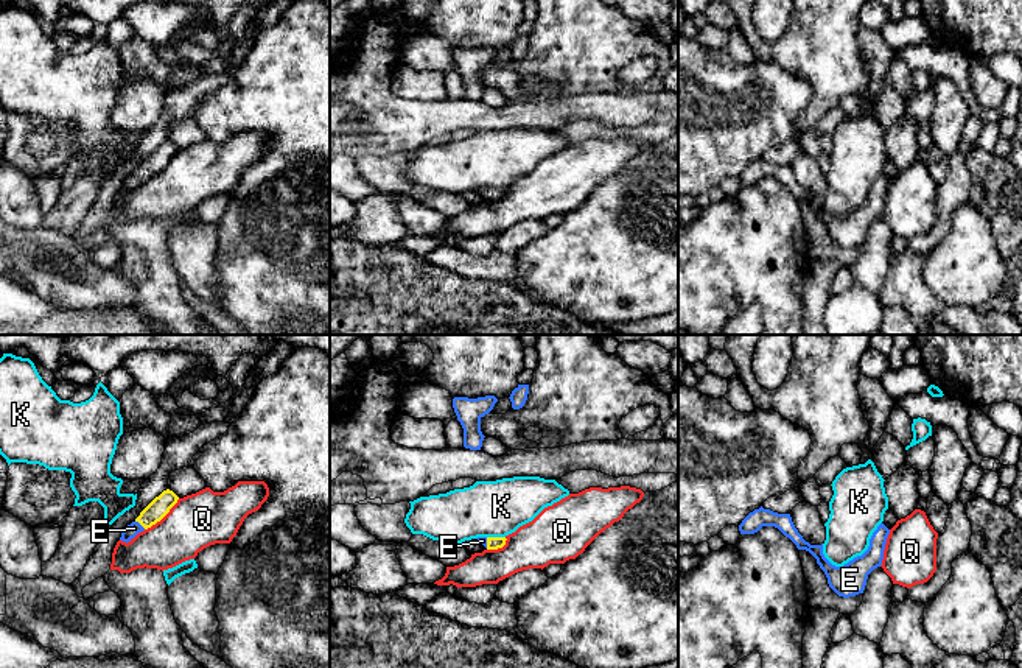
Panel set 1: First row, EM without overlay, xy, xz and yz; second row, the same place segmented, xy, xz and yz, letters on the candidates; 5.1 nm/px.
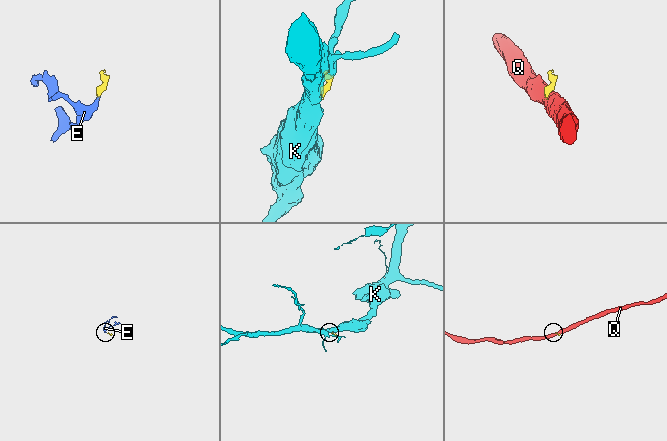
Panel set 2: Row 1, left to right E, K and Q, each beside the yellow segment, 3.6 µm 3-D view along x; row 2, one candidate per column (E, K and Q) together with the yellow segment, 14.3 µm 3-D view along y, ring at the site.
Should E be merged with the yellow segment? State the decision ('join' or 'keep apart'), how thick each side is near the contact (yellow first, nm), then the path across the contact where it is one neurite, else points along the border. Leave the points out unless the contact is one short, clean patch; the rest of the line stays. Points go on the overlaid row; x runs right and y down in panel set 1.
join; 100 nm thick on the yellow side, 70 nm on the other; runs through xy (159, 506), (140, 523), (134, 528)

